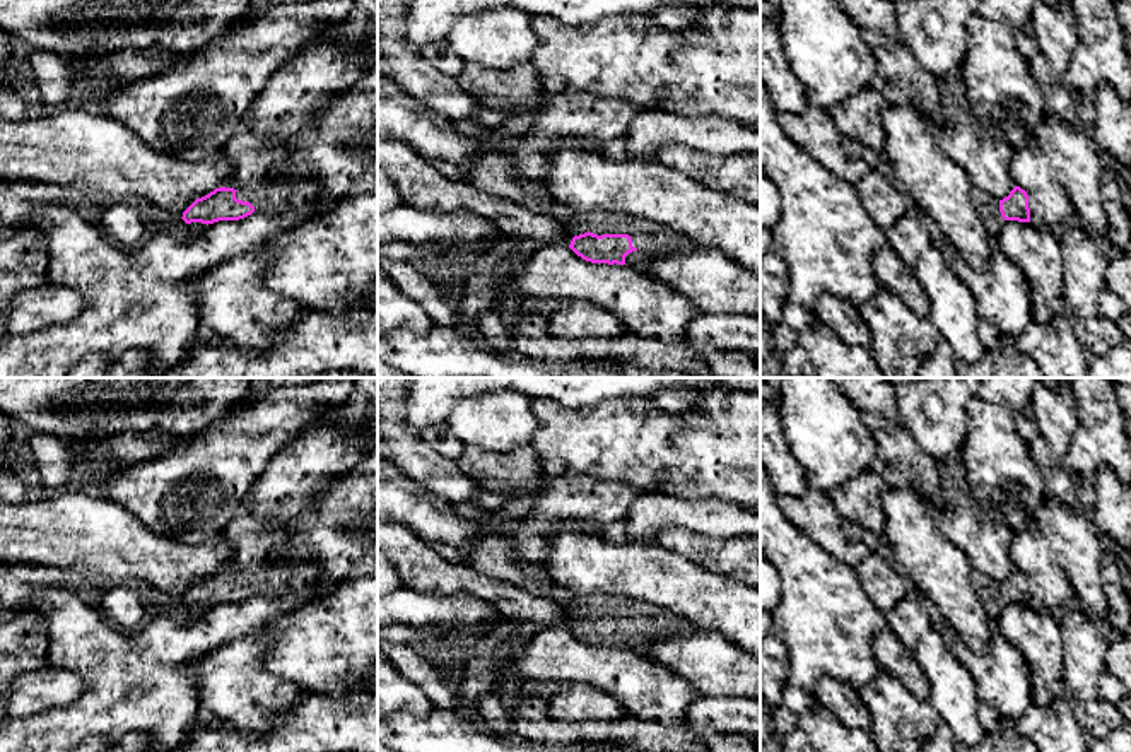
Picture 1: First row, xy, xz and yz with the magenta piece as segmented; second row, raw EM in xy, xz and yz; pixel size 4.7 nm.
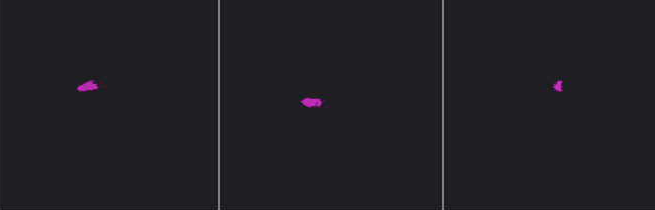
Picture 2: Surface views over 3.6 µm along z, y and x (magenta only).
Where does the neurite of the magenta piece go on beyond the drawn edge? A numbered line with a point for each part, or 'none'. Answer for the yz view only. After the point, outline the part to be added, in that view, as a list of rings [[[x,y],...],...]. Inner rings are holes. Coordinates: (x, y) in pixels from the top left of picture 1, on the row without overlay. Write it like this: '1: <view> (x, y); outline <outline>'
1: yz (988, 590); outline [[[972,571],[972,585],[977,591],[977,598],[986,608],[987,617],[991,620],[998,620],[1005,607],[999,595],[999,583],[979,571]]]

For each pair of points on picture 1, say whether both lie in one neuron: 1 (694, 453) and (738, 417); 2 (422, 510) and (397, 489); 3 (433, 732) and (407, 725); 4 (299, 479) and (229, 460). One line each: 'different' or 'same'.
1: same
2: same
3: same
4: different

